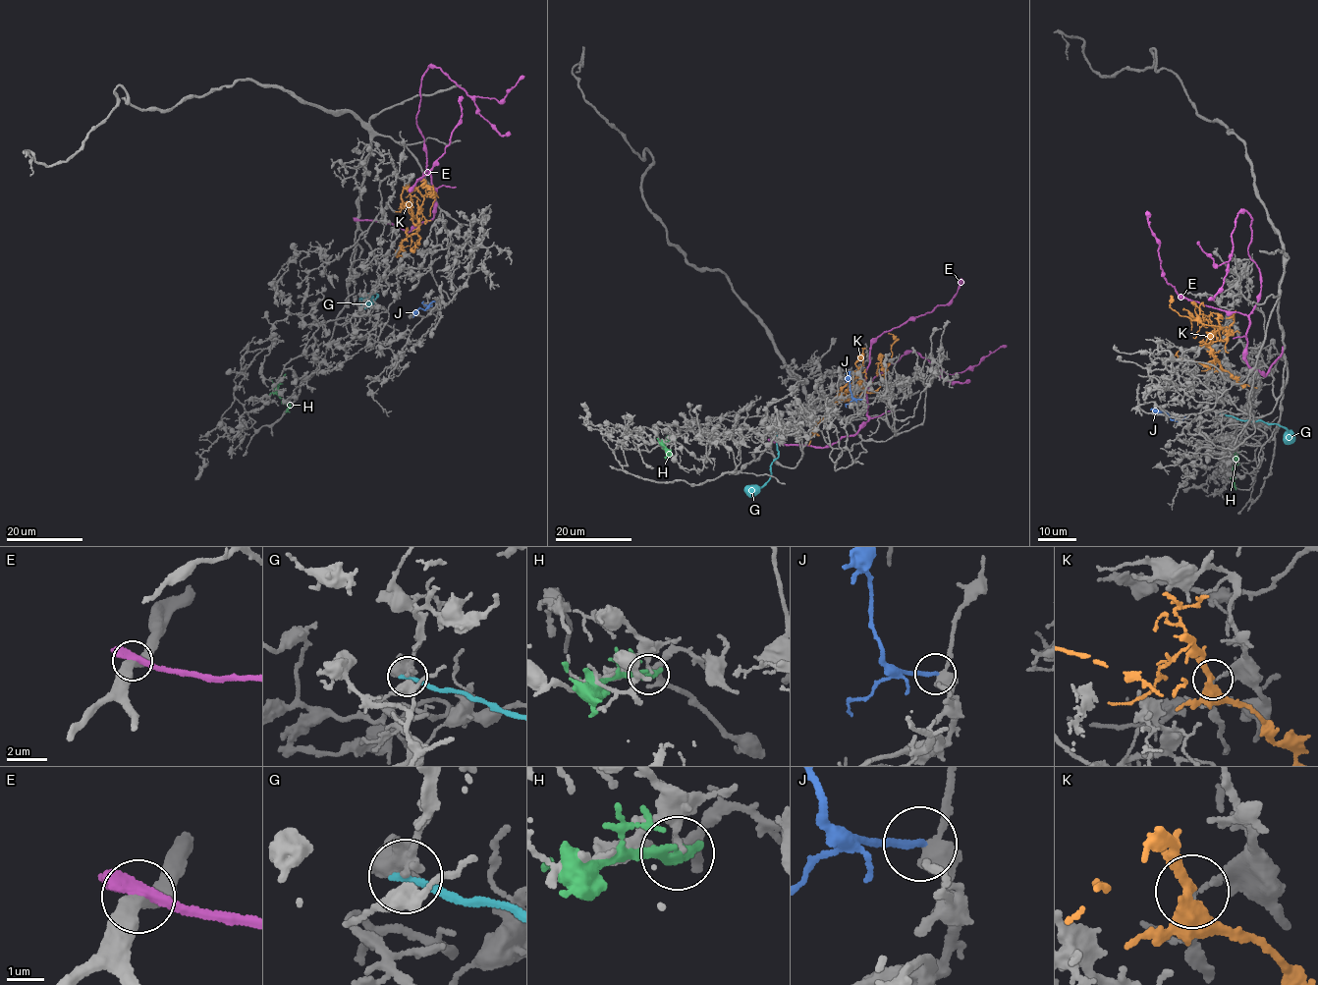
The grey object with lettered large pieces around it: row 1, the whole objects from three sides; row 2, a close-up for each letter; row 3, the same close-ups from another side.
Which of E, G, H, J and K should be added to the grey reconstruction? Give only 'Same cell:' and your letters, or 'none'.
Same cell: J, K

